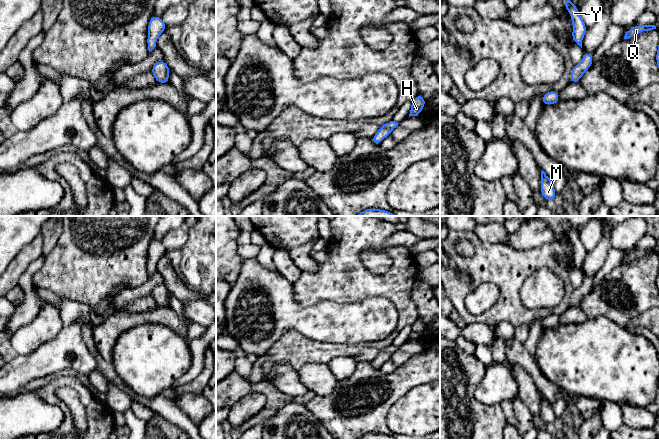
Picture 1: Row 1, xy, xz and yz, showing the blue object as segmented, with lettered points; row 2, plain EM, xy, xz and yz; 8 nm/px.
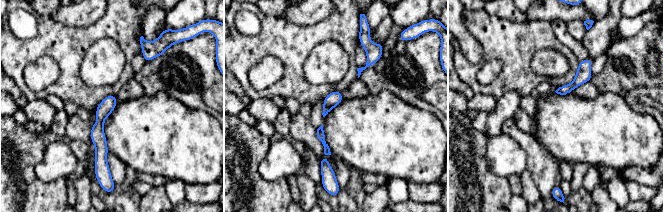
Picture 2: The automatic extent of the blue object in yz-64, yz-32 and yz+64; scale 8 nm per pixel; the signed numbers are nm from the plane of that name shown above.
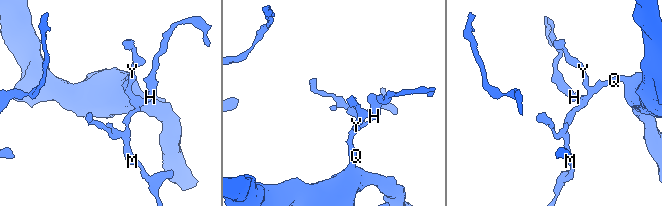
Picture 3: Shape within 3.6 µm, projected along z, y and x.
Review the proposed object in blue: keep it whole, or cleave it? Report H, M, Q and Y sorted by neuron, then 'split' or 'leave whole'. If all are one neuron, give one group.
groups H M Q Y; leave whole

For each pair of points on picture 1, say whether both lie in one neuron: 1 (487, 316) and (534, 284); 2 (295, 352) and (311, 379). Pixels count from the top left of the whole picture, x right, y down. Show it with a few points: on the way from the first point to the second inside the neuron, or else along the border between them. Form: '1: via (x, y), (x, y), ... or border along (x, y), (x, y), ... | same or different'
1: border along (532, 273), (520, 300), (536, 310) | different
2: border along (326, 364), (307, 363), (297, 371) | different

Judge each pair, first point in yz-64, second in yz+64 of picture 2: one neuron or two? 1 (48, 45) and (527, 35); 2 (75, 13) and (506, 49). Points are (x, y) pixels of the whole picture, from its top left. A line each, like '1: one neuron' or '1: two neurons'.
1: one neuron
2: two neurons

